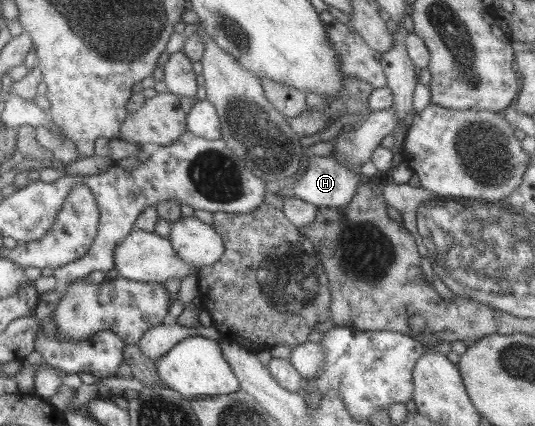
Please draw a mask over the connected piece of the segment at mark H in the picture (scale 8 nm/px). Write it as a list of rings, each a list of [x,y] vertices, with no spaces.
[[[330,155],[328,157],[313,156],[311,160],[312,164],[291,186],[293,196],[314,204],[316,207],[335,208],[347,205],[359,186],[361,175],[347,170],[344,166],[335,162]]]

